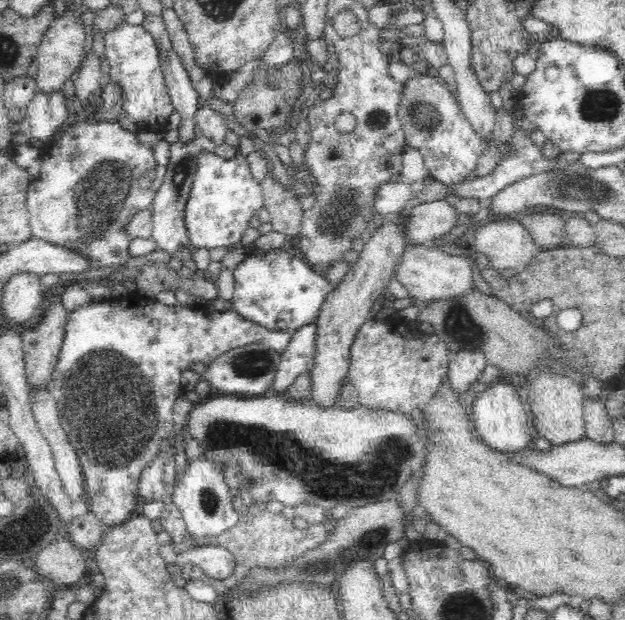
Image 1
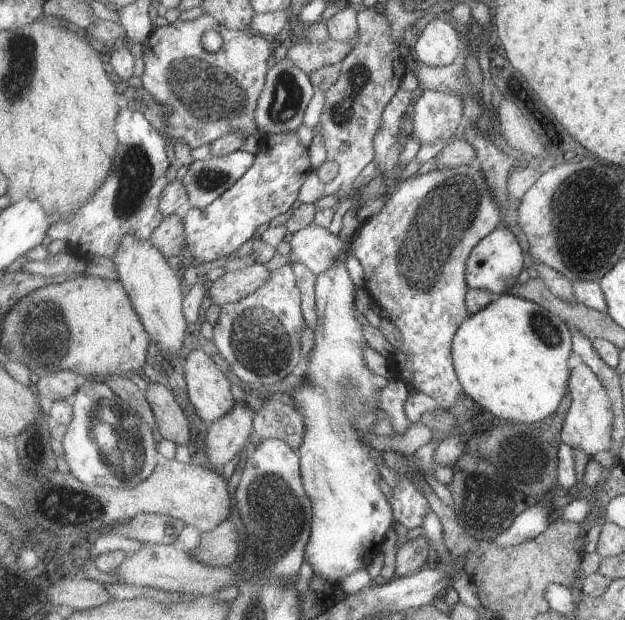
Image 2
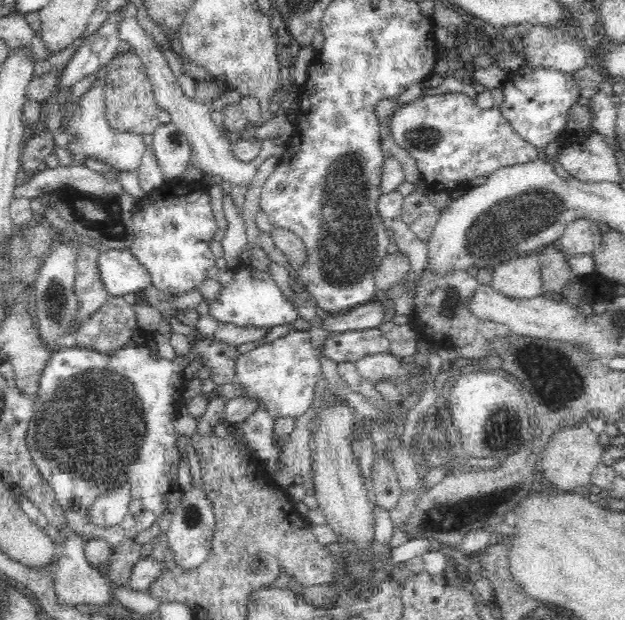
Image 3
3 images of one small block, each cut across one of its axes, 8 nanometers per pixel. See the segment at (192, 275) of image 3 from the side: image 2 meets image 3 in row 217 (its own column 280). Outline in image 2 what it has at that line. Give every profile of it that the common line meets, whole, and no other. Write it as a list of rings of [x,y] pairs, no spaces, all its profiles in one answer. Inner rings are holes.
[[[295,132],[263,138],[255,156],[255,166],[211,206],[207,206],[205,210],[189,206],[183,208],[181,214],[185,222],[187,248],[197,262],[211,262],[221,256],[229,258],[229,254],[237,252],[255,236],[259,226],[271,222],[283,212],[289,212],[299,200],[301,186],[313,172],[309,152],[299,142]]]

